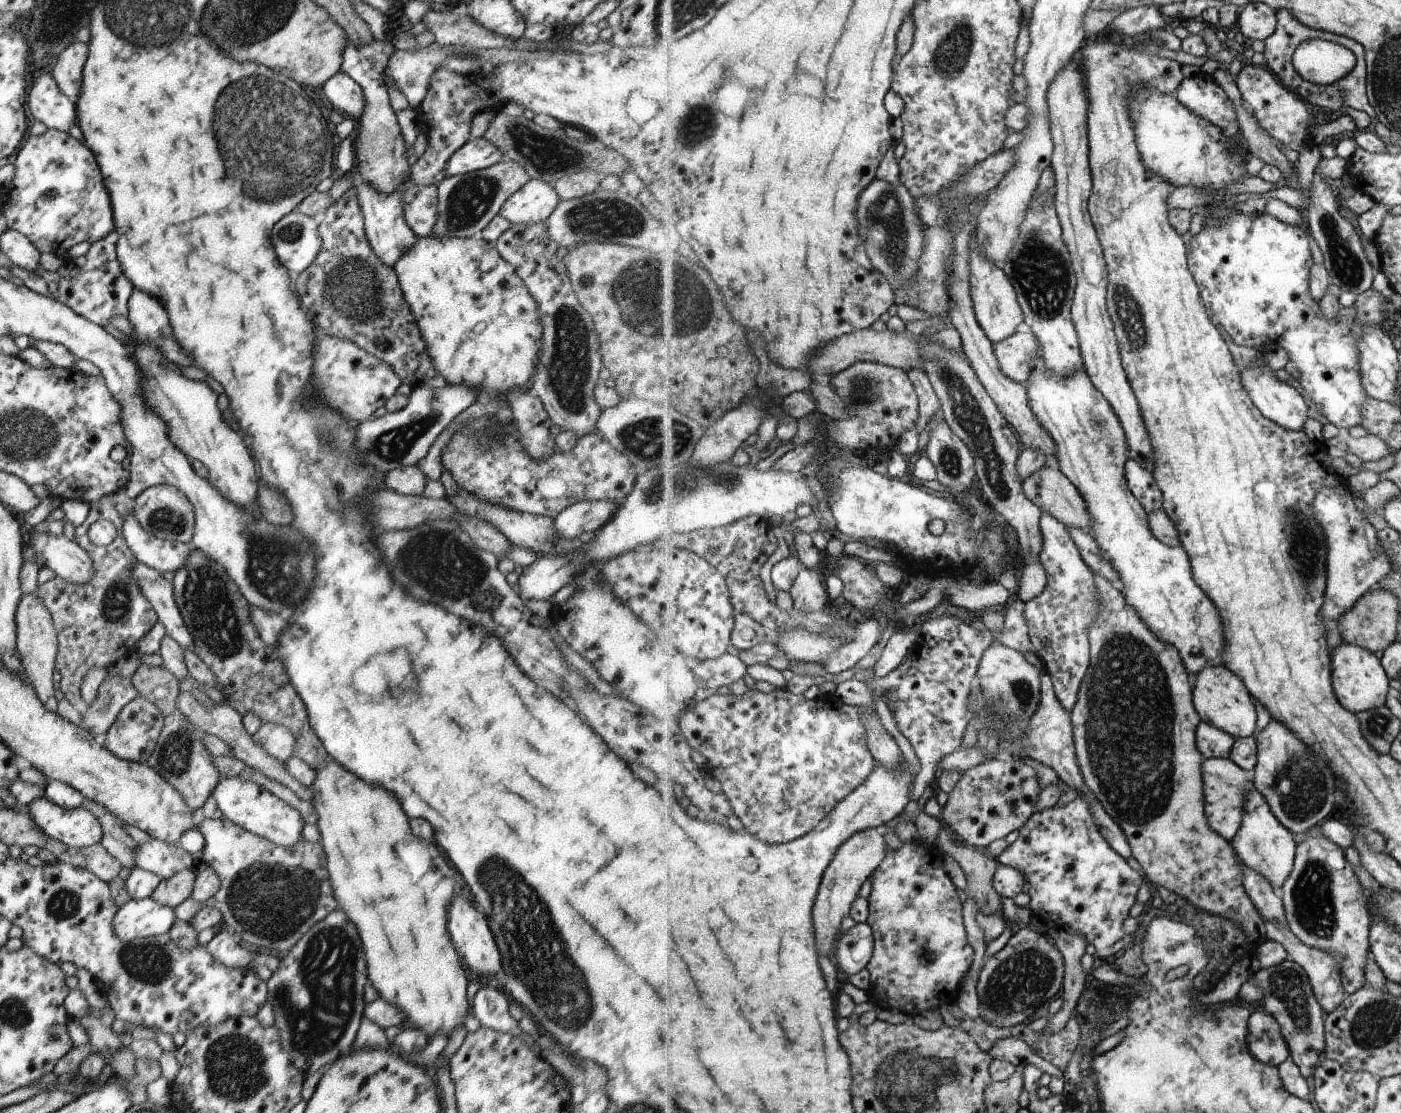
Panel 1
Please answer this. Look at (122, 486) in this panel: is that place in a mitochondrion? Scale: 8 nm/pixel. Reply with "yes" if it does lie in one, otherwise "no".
no

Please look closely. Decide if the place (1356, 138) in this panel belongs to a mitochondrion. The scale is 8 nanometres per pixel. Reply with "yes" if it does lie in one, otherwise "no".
no

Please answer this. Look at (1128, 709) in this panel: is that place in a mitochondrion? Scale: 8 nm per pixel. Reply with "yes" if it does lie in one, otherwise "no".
yes

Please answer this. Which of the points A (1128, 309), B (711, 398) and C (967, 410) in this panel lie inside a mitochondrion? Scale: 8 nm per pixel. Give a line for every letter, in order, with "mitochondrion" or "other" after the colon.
A: mitochondrion
B: other
C: mitochondrion

